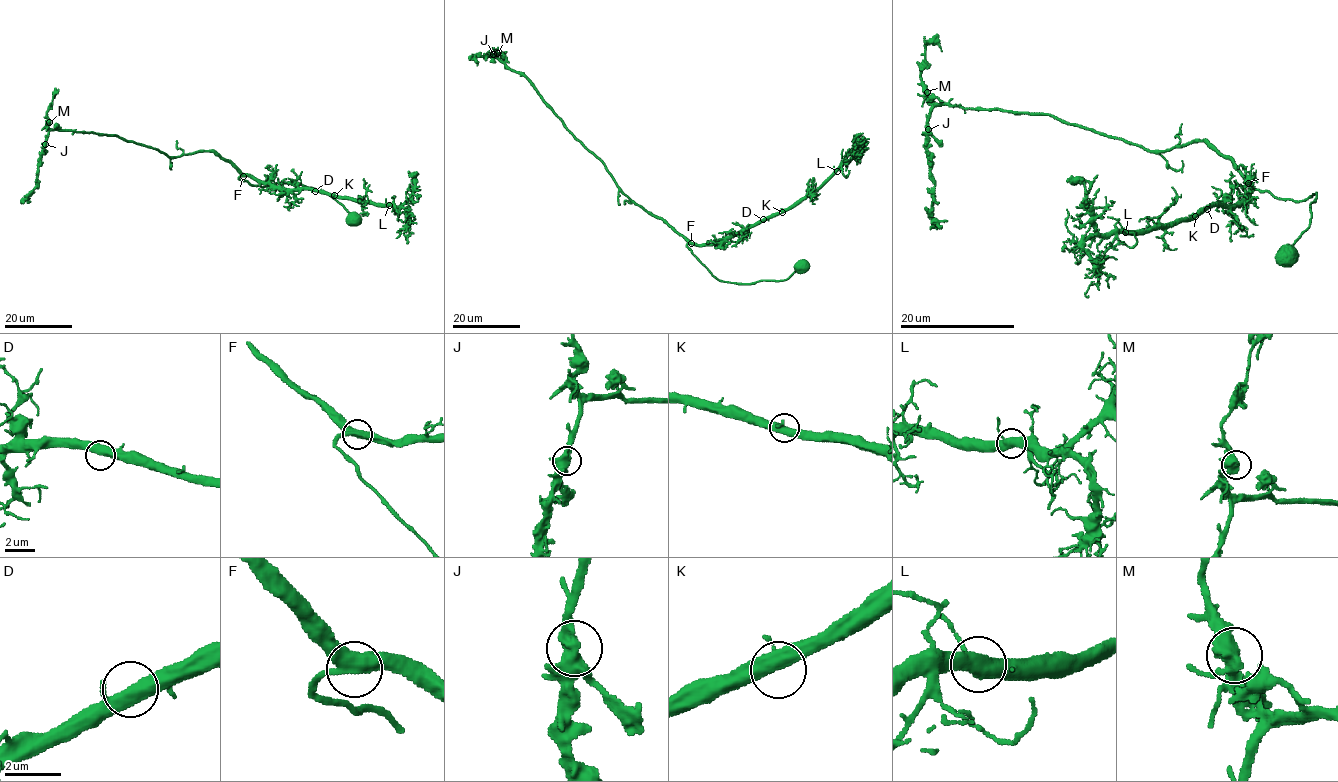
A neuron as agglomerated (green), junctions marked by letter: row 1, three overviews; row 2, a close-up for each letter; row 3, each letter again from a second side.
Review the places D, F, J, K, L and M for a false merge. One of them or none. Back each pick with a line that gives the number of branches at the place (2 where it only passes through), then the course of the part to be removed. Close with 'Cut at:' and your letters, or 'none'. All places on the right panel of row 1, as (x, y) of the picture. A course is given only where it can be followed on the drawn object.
Cut at: none

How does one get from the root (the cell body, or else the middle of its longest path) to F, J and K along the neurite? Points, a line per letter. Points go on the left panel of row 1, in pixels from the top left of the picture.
F: (352, 219), (340, 203), (321, 190), (292, 182), (252, 185), (239, 178), (243, 176)
J: (352, 219), (321, 190), (241, 180), (214, 151), (169, 156), (117, 135), (57, 129), (45, 144)
K: (352, 219), (321, 190), (292, 182), (252, 185), (239, 178), (249, 176), (283, 189), (314, 189), (334, 195)

